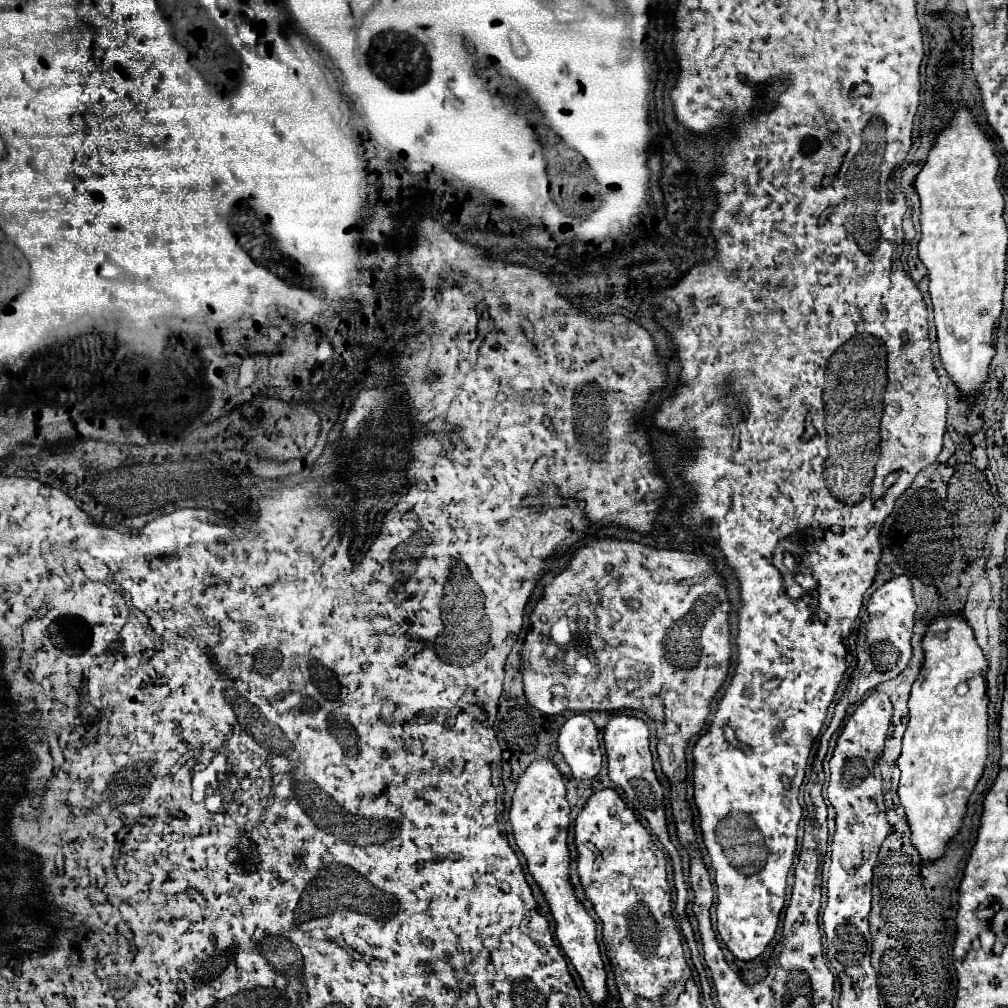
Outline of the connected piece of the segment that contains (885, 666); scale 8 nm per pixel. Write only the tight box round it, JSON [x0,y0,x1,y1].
[812,576,915,784]

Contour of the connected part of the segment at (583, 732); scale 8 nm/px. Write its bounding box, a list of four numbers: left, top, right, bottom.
[557,714,603,780]

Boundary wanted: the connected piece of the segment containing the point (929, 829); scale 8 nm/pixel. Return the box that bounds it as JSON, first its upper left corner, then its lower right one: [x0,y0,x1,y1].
[897,612,987,860]

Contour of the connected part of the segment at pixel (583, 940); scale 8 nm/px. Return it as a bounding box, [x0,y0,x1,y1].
[509,762,607,1004]

